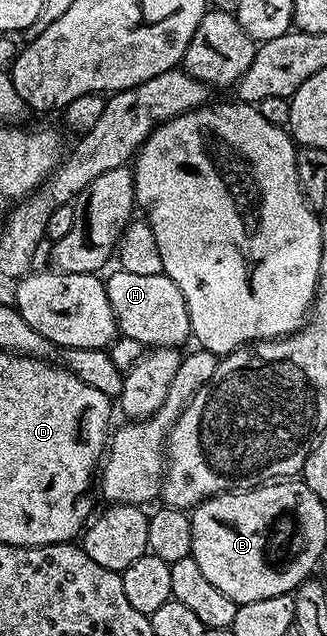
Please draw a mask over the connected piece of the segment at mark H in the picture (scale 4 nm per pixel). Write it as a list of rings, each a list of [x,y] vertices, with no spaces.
[[[115,269],[110,276],[105,276],[104,282],[108,302],[112,305],[112,313],[122,335],[132,337],[132,341],[140,341],[146,349],[178,349],[183,346],[181,343],[185,339],[191,338],[188,305],[184,301],[184,293],[180,293],[180,285],[176,285],[176,281],[169,279],[165,273],[146,275]]]

